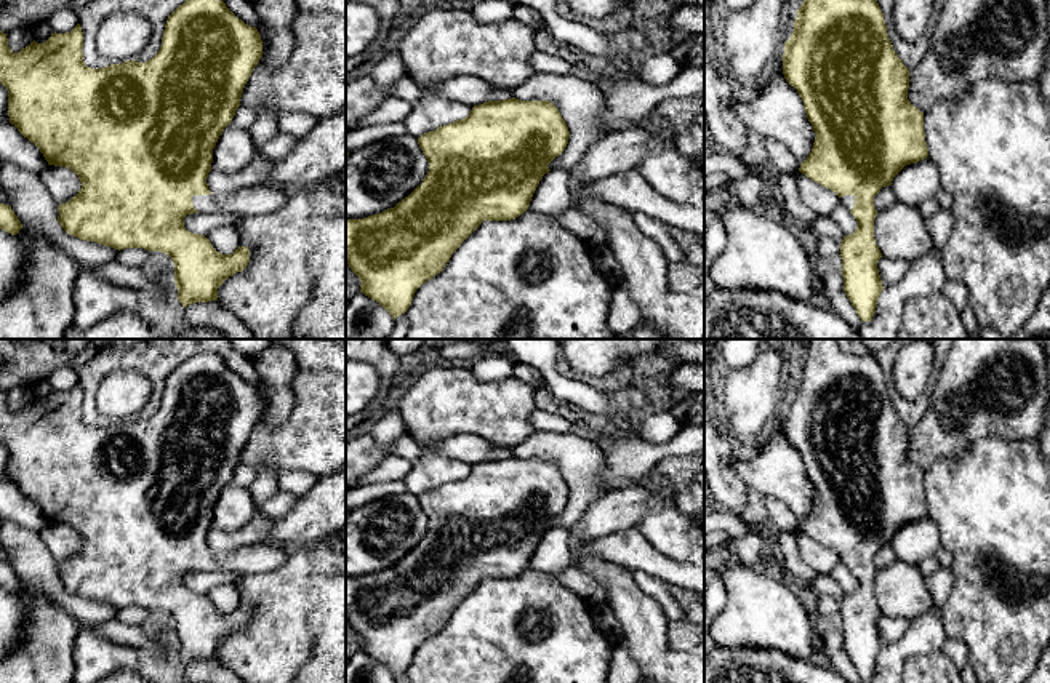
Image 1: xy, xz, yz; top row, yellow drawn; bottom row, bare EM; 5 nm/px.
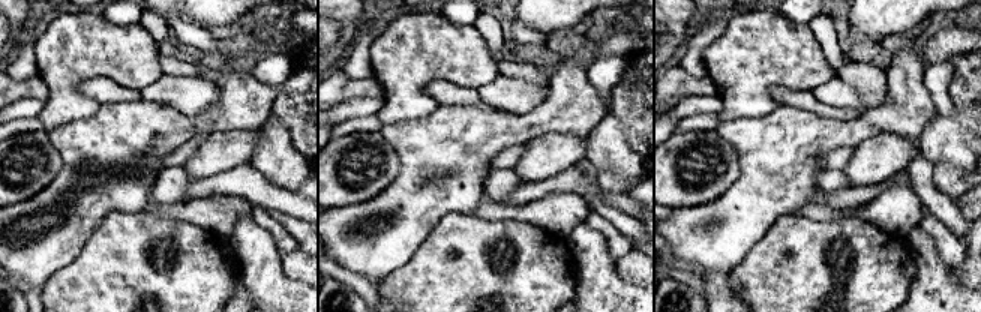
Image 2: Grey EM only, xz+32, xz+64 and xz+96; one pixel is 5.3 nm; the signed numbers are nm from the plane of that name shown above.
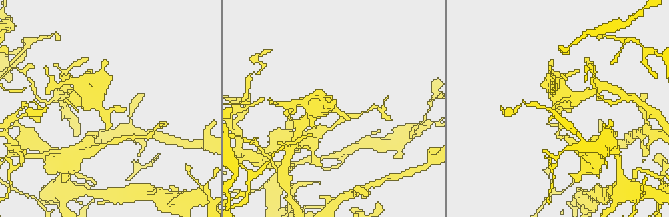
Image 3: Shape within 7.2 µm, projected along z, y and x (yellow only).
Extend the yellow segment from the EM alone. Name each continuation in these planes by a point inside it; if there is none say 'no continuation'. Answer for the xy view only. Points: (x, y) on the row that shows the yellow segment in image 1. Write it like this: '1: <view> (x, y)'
1: xy (260, 200)

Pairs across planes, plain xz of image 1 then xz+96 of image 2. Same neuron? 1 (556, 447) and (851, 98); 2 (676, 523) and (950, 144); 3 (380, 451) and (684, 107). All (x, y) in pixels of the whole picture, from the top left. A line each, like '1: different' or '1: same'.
1: same
2: same
3: different

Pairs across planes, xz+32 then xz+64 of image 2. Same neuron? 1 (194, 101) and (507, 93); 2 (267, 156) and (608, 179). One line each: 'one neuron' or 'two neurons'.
1: one neuron
2: two neurons

